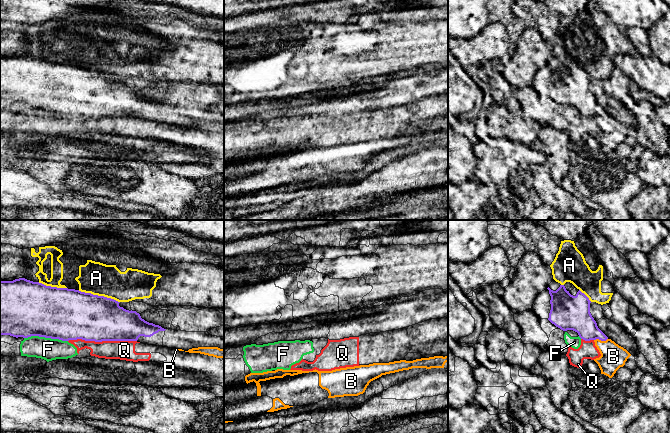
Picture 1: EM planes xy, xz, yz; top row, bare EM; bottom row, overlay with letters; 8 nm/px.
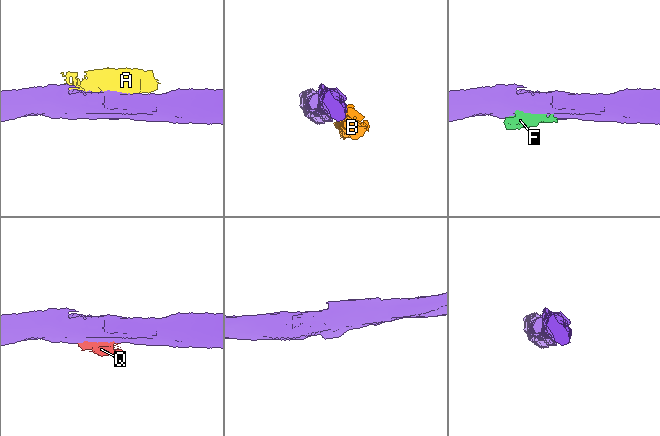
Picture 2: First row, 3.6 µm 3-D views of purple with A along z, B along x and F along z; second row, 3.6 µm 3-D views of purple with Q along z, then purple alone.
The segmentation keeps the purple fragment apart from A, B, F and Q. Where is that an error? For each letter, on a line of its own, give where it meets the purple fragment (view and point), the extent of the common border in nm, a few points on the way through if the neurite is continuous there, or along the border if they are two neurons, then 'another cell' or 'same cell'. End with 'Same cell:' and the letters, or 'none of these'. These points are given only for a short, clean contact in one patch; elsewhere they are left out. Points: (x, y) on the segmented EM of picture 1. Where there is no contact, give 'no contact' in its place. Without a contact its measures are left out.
A: meets purple in xy at (99, 296); contact 340 nm long; another cell
B: meets purple in yz at (600, 339); contact 110 nm long; another cell
F: meets purple in xy at (46, 337); contact 360 nm long; another cell
Q: meets purple in xy at (102, 340); contact 550 nm long; another cell
Same cell: none of these

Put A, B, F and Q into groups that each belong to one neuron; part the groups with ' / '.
A / B F Q

